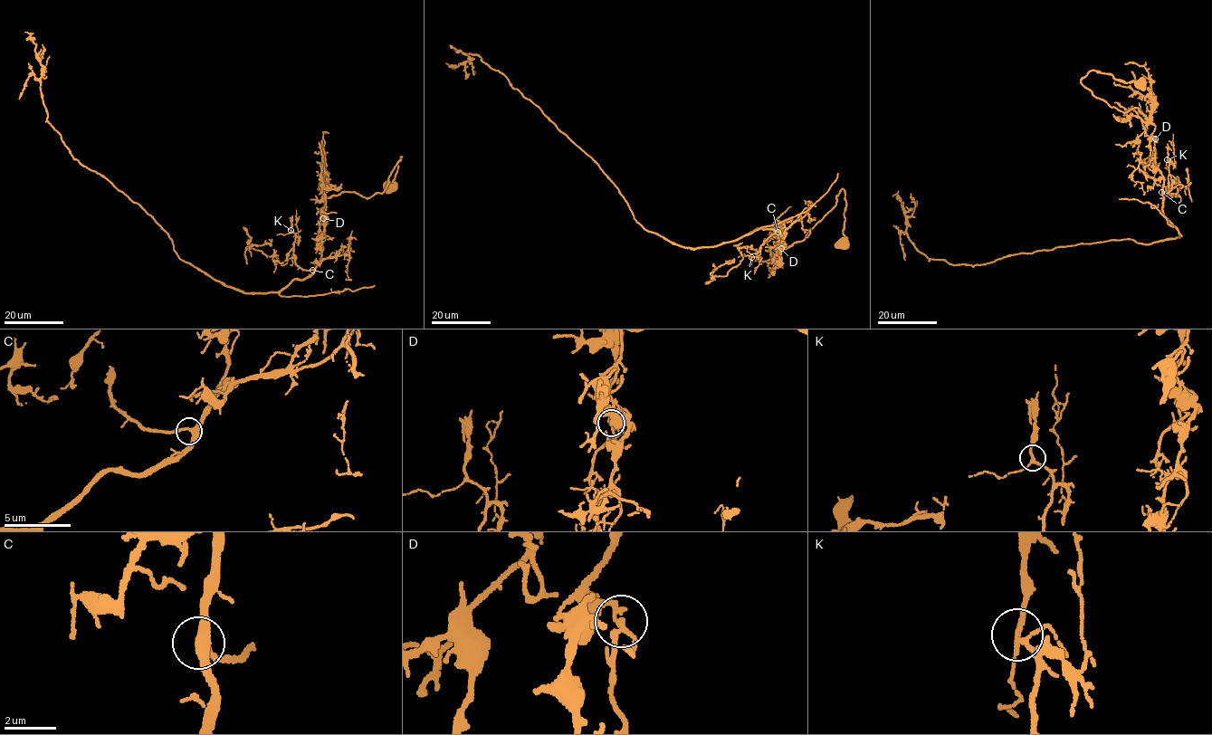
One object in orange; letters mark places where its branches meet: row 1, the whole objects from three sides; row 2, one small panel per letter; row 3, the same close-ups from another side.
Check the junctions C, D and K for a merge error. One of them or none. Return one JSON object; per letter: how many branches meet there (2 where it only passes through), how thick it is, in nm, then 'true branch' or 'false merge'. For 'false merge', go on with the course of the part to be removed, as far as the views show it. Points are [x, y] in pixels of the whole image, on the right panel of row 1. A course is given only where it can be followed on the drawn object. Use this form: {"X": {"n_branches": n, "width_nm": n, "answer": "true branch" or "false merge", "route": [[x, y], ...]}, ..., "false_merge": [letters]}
{"C": {"n_branches": 3, "width_nm": 340, "answer": "true branch"}, "D": {"n_branches": 3, "width_nm": 150, "answer": "false merge", "route": [[1156, 138], [1161, 210], [1178, 238], [1079, 243], [985, 264], [954, 265], [916, 249], [900, 197], [892, 195]]}, "K": {"n_branches": 3, "width_nm": 170, "answer": "true branch"}, "false_merge": ["D"]}

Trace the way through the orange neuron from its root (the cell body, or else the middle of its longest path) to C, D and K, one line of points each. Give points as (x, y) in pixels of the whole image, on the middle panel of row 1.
C: (844, 243), (843, 188), (835, 206), (802, 240), (780, 253), (786, 233), (777, 232)
D: (844, 243), (846, 201), (843, 188), (835, 195), (835, 206), (802, 240), (783, 248), (780, 253), (781, 249)
K: (844, 243), (843, 188), (835, 206), (802, 240), (780, 253), (786, 233), (771, 233), (751, 257)

